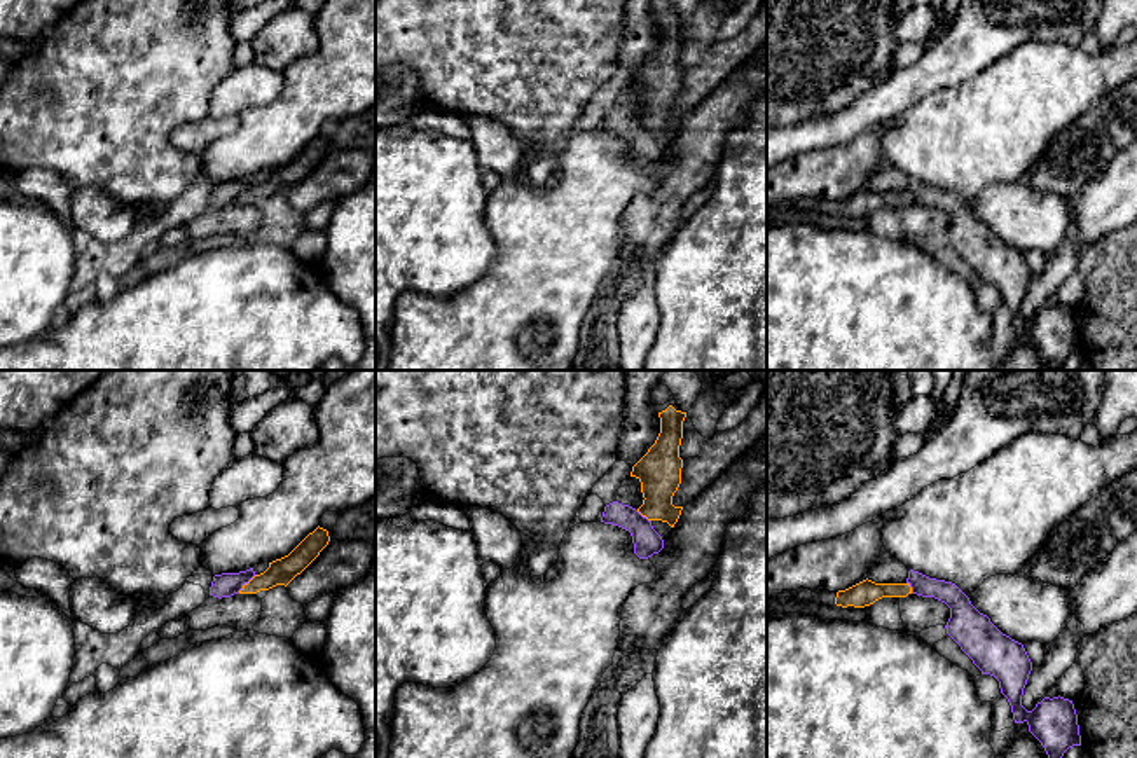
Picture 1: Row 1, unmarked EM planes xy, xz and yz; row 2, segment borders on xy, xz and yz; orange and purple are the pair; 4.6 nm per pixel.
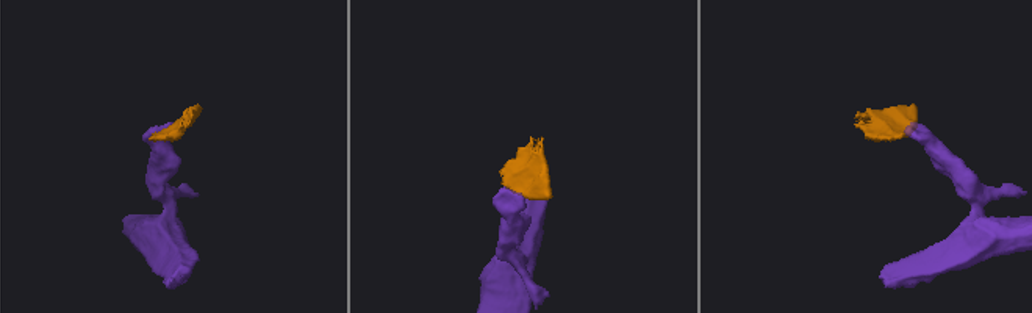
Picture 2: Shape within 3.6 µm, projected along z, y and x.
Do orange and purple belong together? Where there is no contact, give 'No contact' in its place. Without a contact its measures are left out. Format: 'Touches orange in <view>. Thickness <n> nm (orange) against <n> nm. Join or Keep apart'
Touches orange in xy. Thickness 120 nm (orange) against 110 nm. Keep apart

